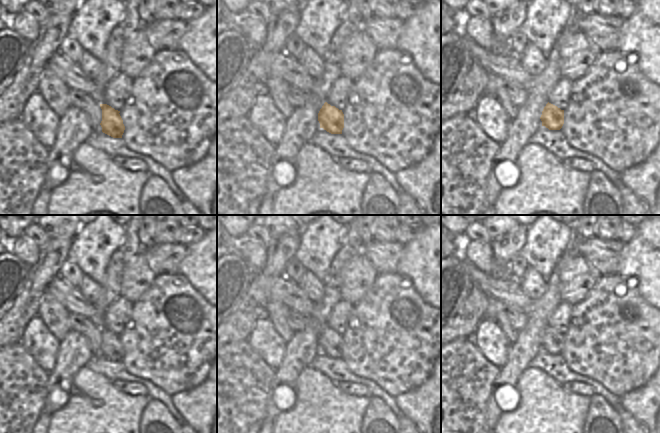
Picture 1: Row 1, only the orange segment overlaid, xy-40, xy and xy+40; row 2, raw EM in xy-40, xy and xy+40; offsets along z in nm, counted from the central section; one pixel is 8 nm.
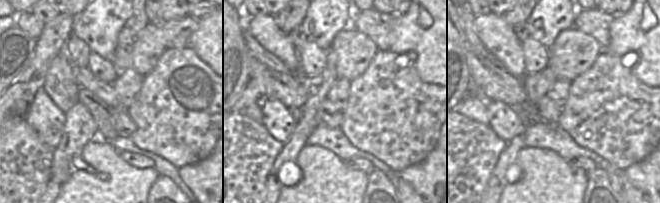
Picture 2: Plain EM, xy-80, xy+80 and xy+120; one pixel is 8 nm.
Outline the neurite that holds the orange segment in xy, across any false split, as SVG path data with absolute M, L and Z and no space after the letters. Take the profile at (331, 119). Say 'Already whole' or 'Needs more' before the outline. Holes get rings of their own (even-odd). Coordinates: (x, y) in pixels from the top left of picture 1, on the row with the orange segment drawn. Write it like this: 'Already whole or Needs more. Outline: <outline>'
Already whole. Outline: M327 102L324 103L318 113L320 128L323 128L331 134L342 134L344 128L344 114L335 106Z

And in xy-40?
Already whole. Outline: M100 104L102 109L102 121L100 123L102 132L113 137L122 138L125 130L120 111L115 110L107 104Z

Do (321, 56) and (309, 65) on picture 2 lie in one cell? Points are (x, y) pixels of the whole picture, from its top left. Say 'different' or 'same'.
same

